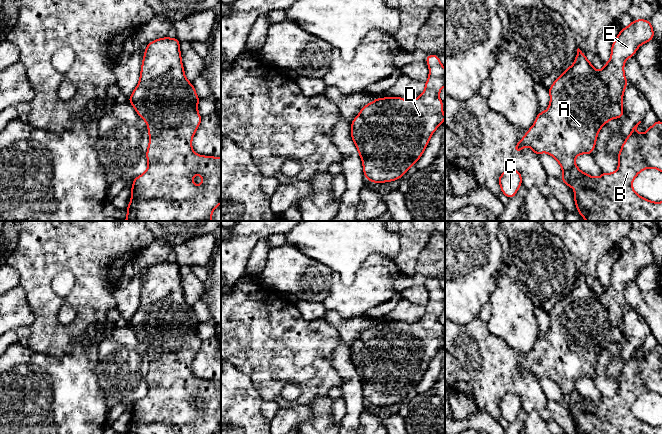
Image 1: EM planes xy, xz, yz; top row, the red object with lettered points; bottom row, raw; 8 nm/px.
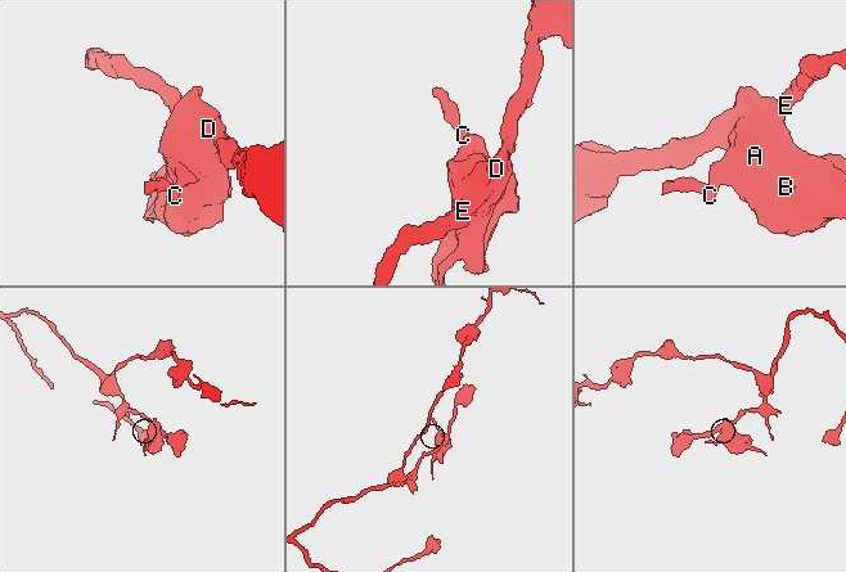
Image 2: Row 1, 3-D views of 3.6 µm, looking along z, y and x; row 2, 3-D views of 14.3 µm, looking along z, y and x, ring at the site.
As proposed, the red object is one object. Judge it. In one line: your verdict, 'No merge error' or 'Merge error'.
No merge error

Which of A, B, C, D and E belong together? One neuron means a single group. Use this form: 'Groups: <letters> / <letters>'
Groups: A B C D E

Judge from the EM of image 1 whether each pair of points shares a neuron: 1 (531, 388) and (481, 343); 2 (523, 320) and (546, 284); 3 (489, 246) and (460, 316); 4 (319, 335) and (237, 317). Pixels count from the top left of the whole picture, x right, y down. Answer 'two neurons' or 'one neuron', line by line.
1: one neuron
2: two neurons
3: one neuron
4: one neuron

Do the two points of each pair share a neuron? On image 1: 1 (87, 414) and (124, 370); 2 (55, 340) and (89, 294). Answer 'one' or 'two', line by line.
1: two
2: one

